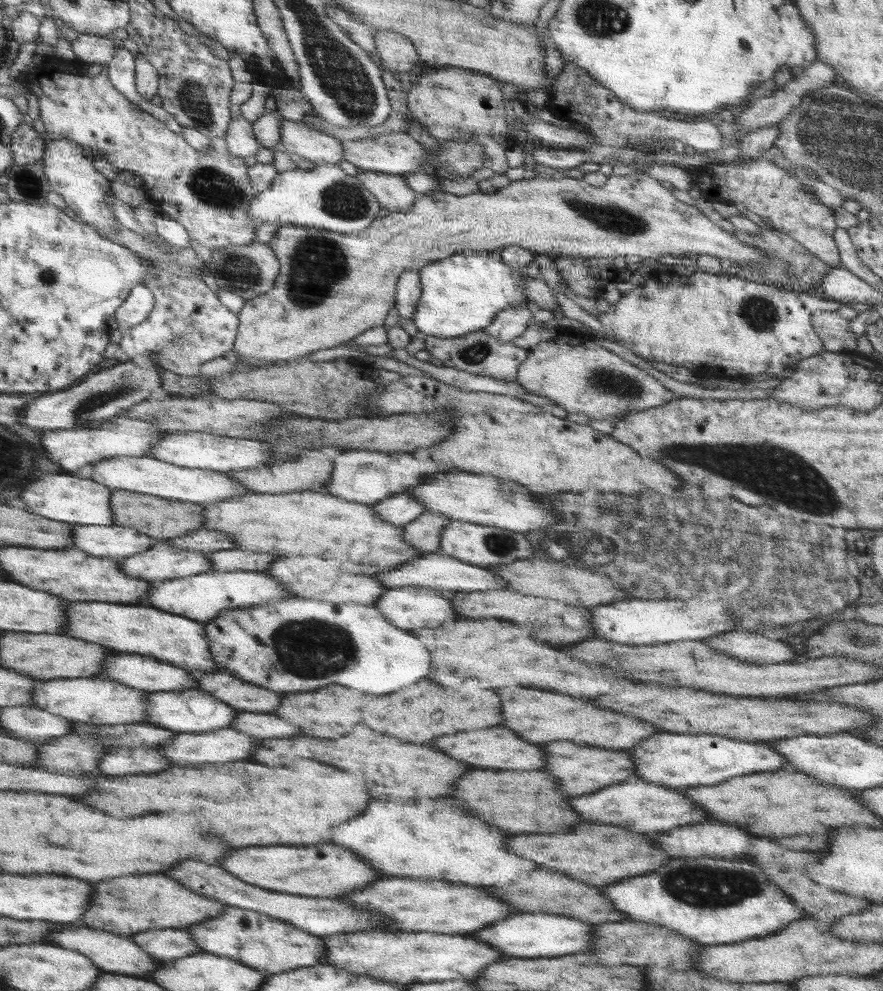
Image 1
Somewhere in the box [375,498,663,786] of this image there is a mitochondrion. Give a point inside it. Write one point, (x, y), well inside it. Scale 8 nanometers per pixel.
(597, 545)

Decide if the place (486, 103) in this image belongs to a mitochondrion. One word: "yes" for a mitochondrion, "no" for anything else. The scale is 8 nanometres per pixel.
no

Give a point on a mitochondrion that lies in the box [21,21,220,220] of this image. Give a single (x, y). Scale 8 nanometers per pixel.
(194, 99)

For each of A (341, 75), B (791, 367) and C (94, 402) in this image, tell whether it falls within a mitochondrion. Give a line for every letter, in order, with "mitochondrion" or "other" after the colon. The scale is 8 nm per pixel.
A: mitochondrion
B: other
C: mitochondrion

